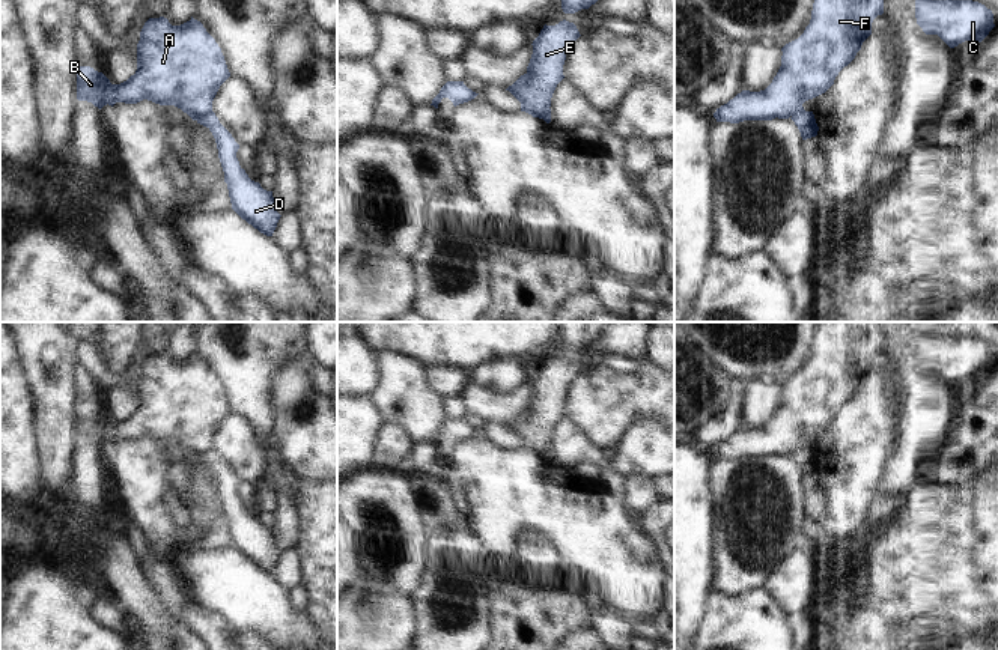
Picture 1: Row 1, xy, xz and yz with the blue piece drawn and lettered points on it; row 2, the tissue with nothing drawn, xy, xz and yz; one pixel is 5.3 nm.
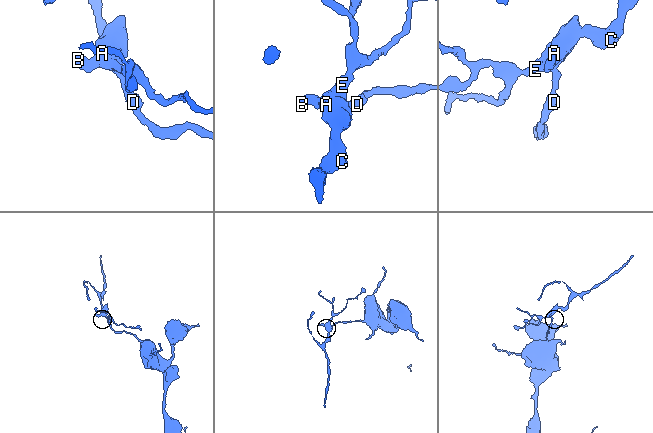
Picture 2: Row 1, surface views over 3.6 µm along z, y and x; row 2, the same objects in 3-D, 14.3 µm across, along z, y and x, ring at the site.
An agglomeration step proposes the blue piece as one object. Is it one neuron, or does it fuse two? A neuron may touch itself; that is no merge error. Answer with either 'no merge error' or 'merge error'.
merge error

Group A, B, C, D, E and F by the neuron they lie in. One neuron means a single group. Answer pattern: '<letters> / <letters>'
A B C E F / D

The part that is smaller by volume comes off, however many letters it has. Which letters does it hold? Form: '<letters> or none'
A, B, C, E, F

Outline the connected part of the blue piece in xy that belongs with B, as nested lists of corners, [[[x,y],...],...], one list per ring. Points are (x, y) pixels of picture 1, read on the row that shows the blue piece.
[[[191,17],[190,21],[181,26],[172,26],[167,18],[149,18],[137,44],[137,71],[126,81],[111,84],[110,80],[90,66],[77,66],[77,99],[92,102],[99,110],[104,105],[116,102],[137,104],[143,99],[160,105],[175,105],[187,113],[193,120],[199,120],[212,111],[212,101],[220,86],[230,77],[221,48],[215,39],[206,32],[203,24]]]

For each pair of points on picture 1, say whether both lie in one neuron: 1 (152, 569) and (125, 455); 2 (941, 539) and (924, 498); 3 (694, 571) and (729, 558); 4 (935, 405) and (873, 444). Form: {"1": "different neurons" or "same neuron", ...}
{"1": "same neuron", "2": "same neuron", "3": "different neurons", "4": "different neurons"}

